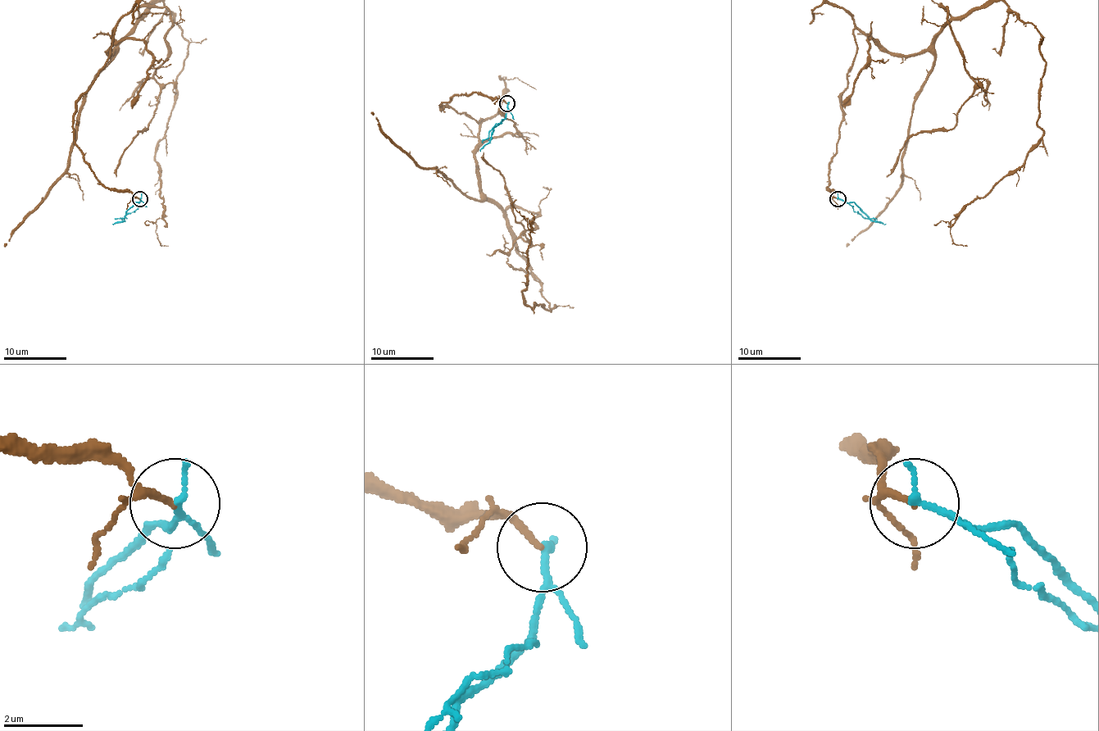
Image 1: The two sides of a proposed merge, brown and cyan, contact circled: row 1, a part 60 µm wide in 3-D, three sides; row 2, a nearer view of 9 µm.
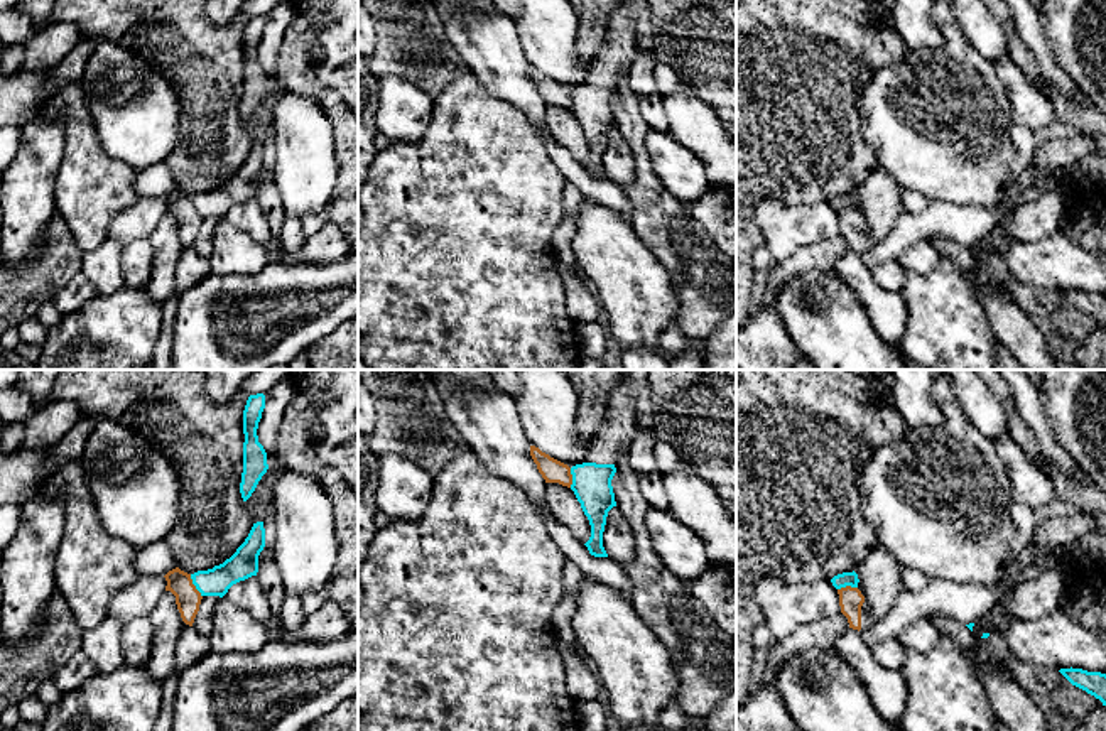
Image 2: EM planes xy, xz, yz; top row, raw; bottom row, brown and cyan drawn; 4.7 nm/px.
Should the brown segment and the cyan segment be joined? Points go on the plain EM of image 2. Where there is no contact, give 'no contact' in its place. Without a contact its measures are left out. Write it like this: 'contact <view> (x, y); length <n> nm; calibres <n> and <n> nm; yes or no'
contact xy (195, 208); length 130 nm; calibres 120 and 140 nm; no

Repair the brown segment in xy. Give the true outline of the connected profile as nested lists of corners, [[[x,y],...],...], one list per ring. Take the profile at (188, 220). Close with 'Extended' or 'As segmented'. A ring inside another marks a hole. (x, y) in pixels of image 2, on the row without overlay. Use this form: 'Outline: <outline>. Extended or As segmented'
Outline: [[[176,189],[169,192],[164,199],[167,203],[165,213],[171,213],[176,218],[176,226],[182,243],[192,248],[203,218],[192,206],[191,196]]]. As segmented

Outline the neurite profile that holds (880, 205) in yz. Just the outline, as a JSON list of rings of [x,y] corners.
[[[875,169],[865,184],[854,192],[858,196],[858,211],[865,218],[870,236],[880,243],[895,226],[903,213],[902,196],[903,187],[881,169]]]

